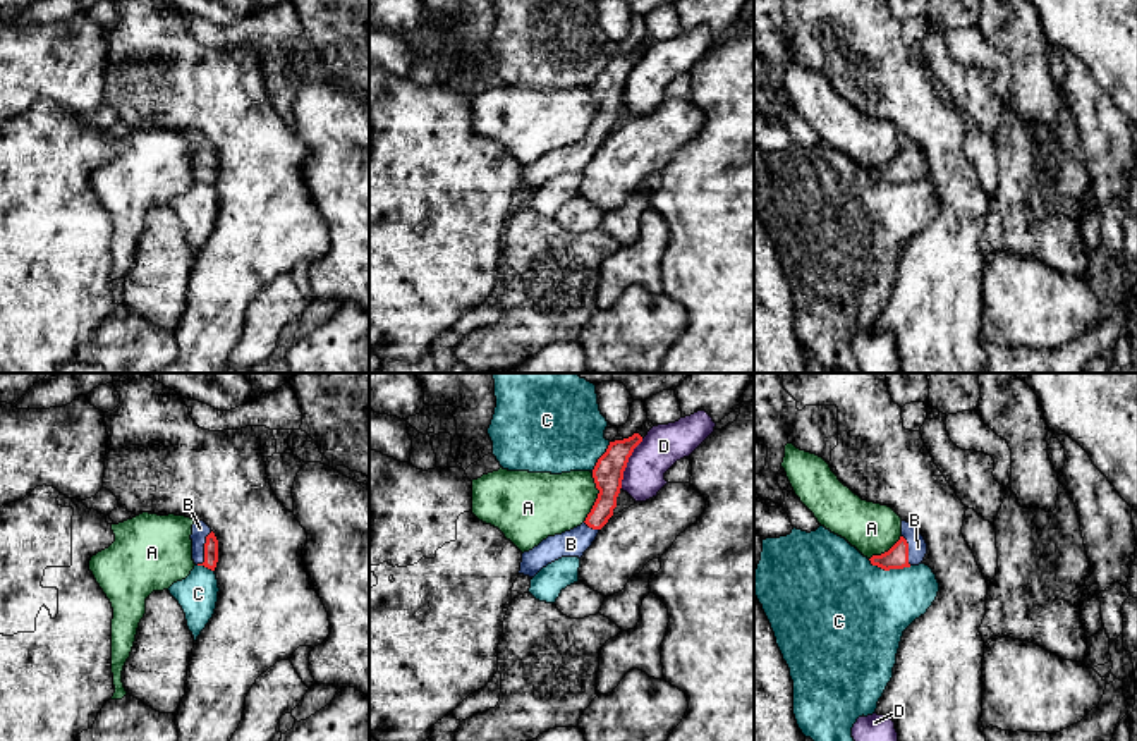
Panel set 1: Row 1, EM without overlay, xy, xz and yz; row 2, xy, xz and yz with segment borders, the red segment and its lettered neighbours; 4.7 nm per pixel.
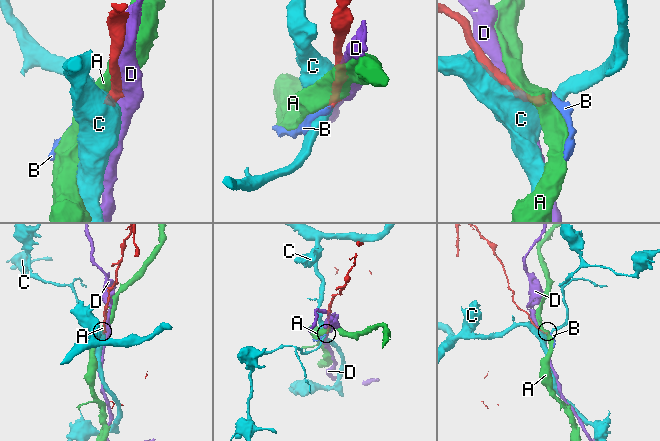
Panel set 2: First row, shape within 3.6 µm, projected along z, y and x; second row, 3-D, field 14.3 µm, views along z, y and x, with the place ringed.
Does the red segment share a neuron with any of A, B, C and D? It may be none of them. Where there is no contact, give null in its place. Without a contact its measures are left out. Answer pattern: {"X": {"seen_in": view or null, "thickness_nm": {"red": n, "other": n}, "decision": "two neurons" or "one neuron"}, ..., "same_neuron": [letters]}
{"A": {"seen_in": "xz", "thickness_nm": {"red": 140, "other": 300}, "decision": "two neurons"}, "B": {"seen_in": "xy", "thickness_nm": {"red": 60, "other": 80}, "decision": "one neuron"}, "C": {"seen_in": "yz", "thickness_nm": {"red": 110, "other": 460}, "decision": "two neurons"}, "D": {"seen_in": "xz", "thickness_nm": {"red": 140, "other": 190}, "decision": "two neurons"}, "same_neuron": ["B"]}

